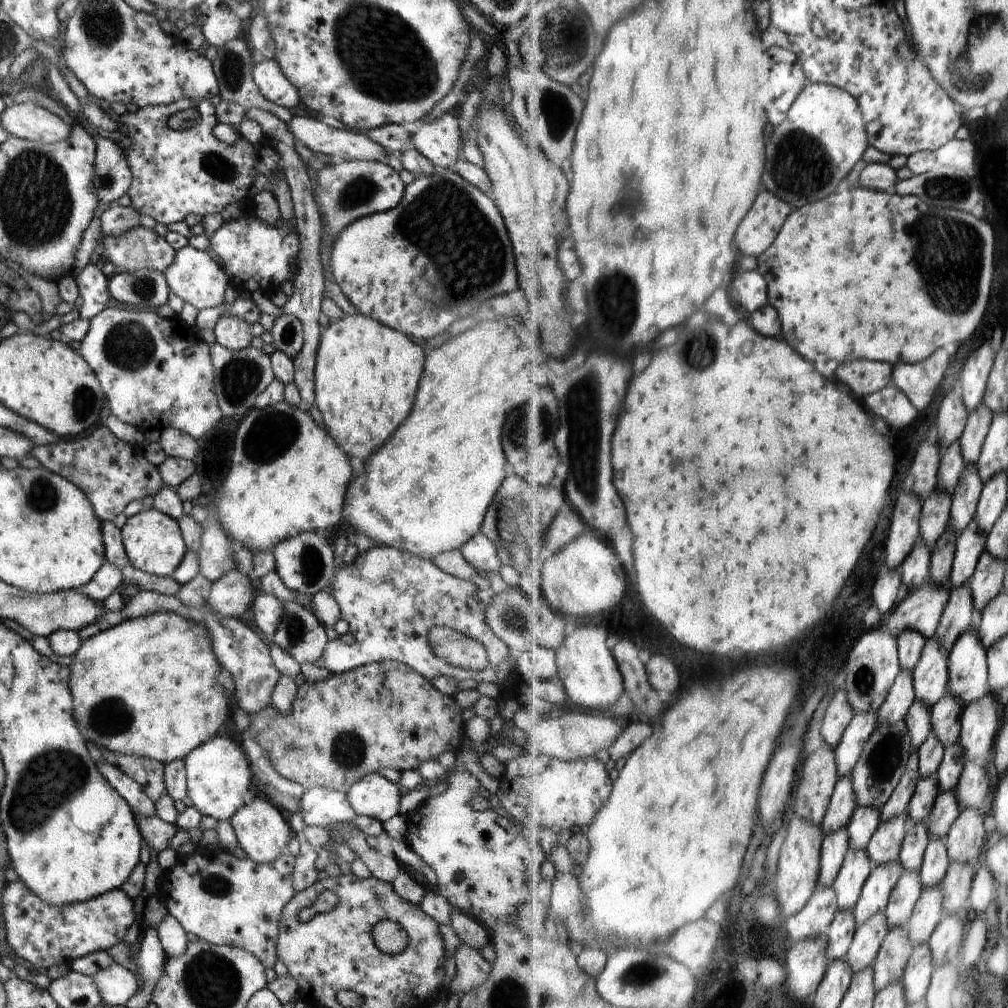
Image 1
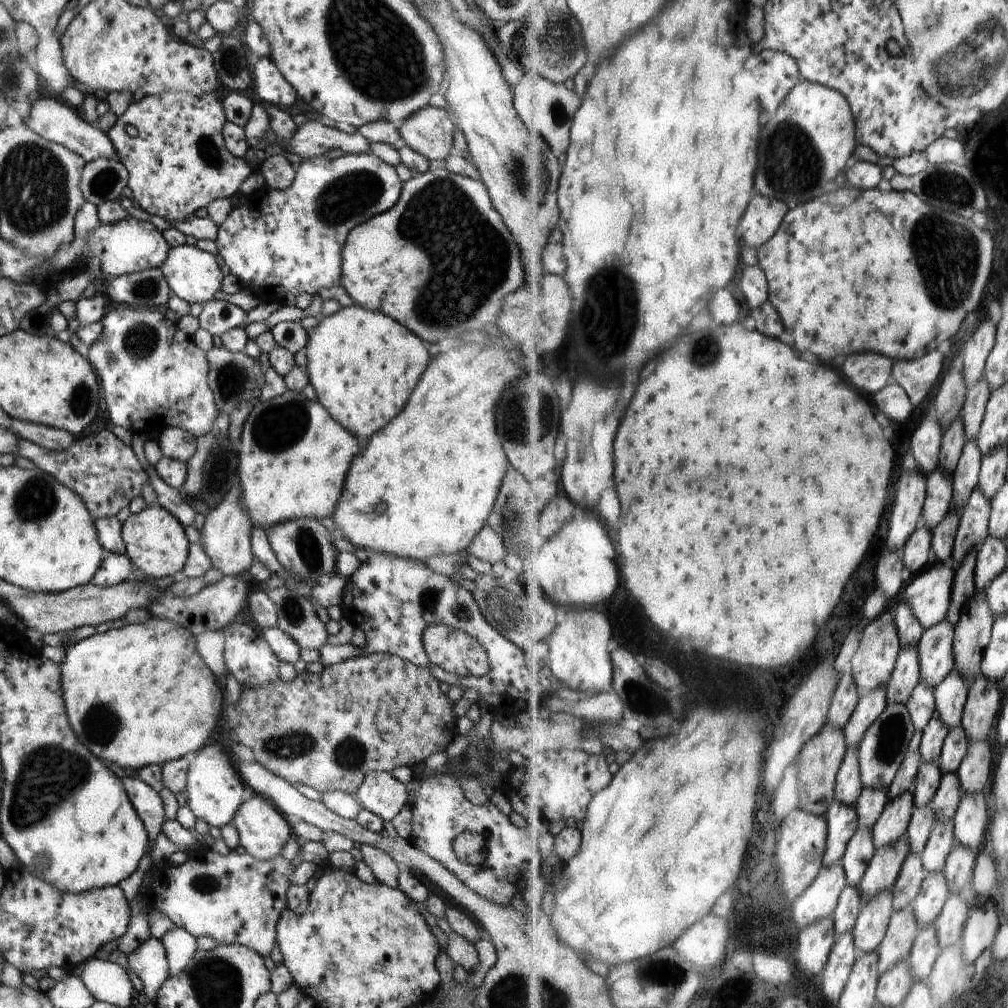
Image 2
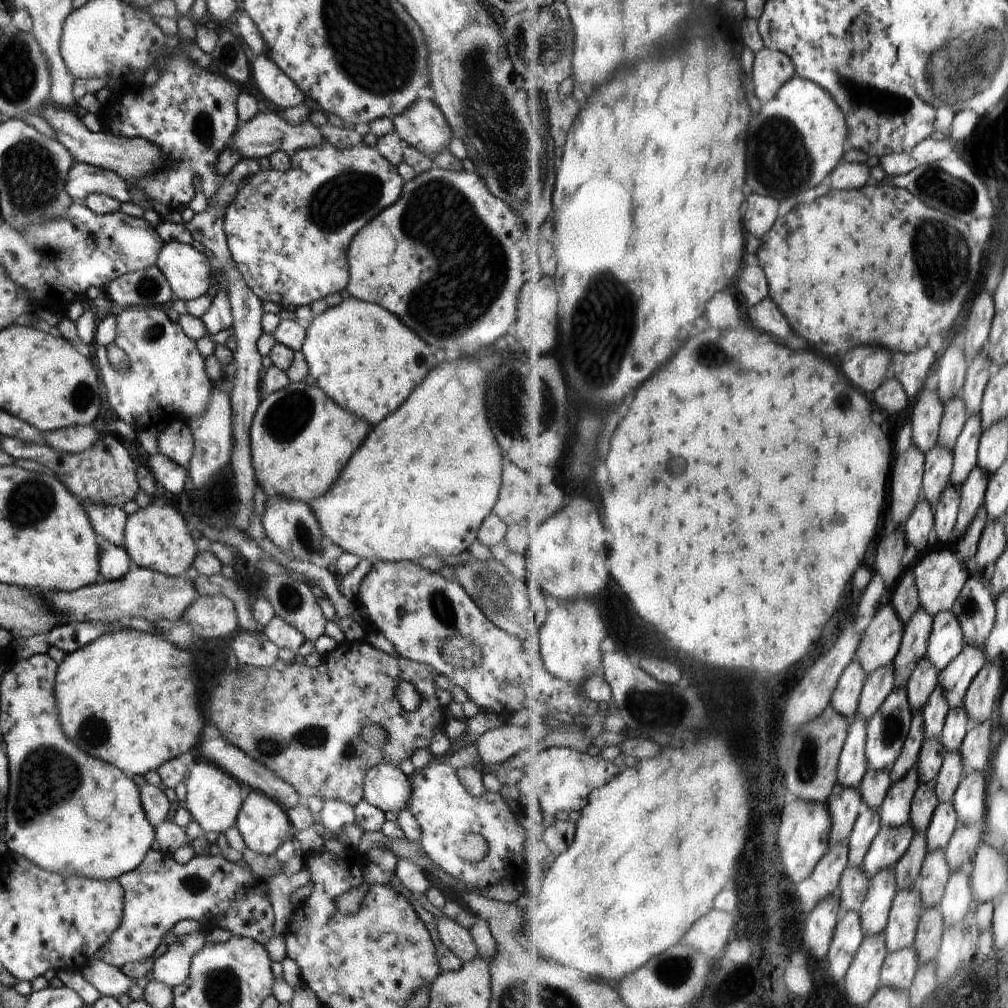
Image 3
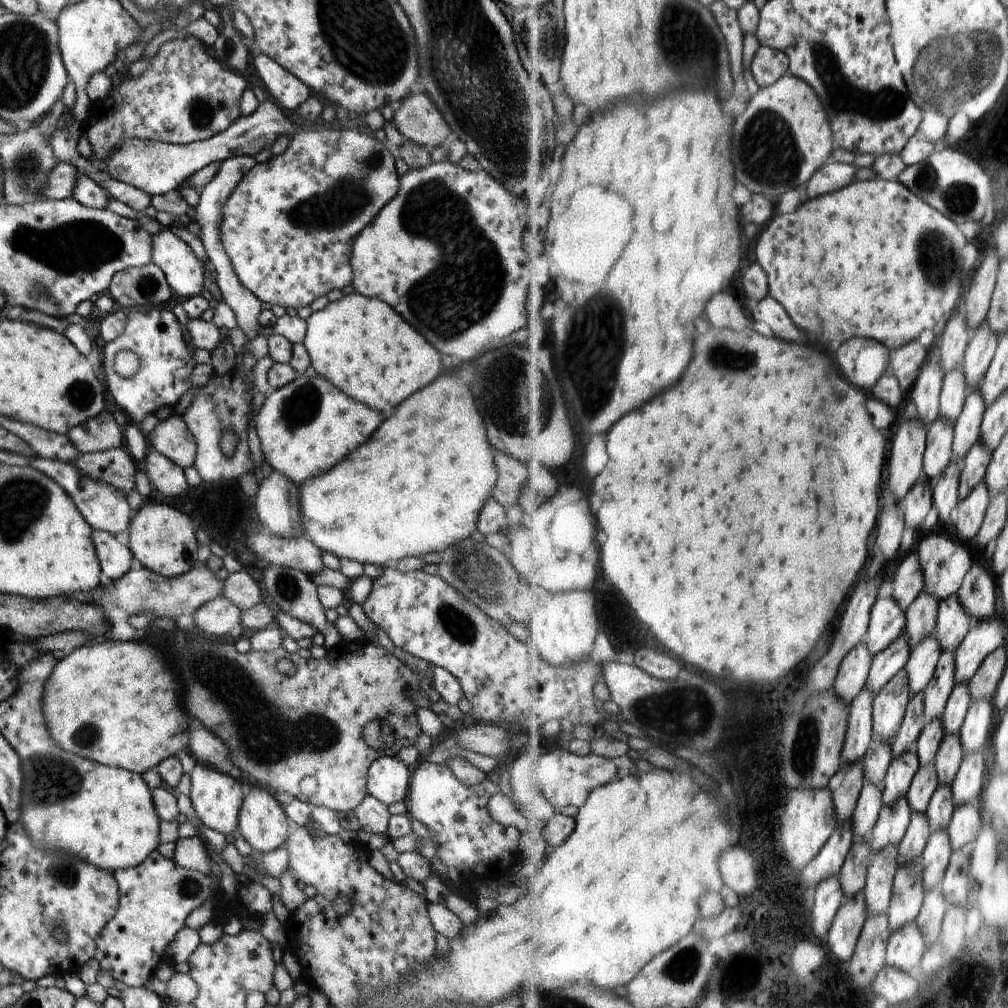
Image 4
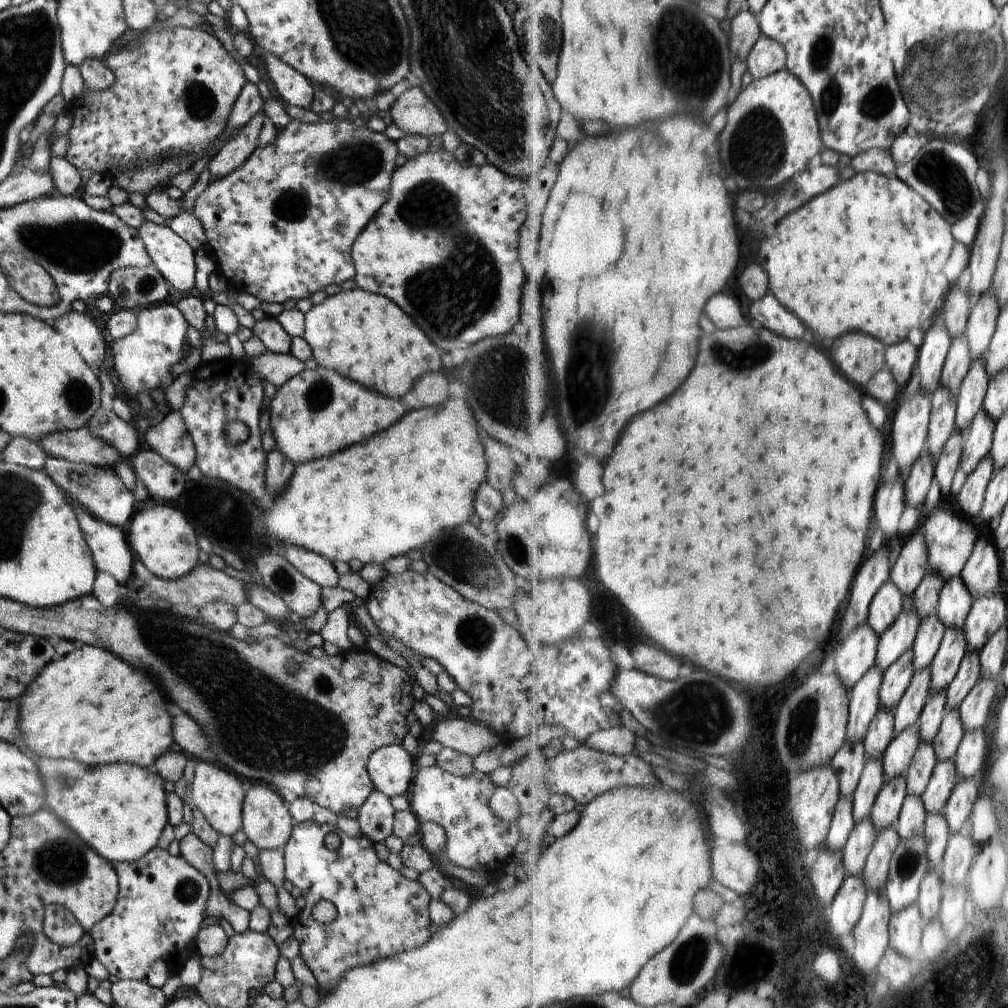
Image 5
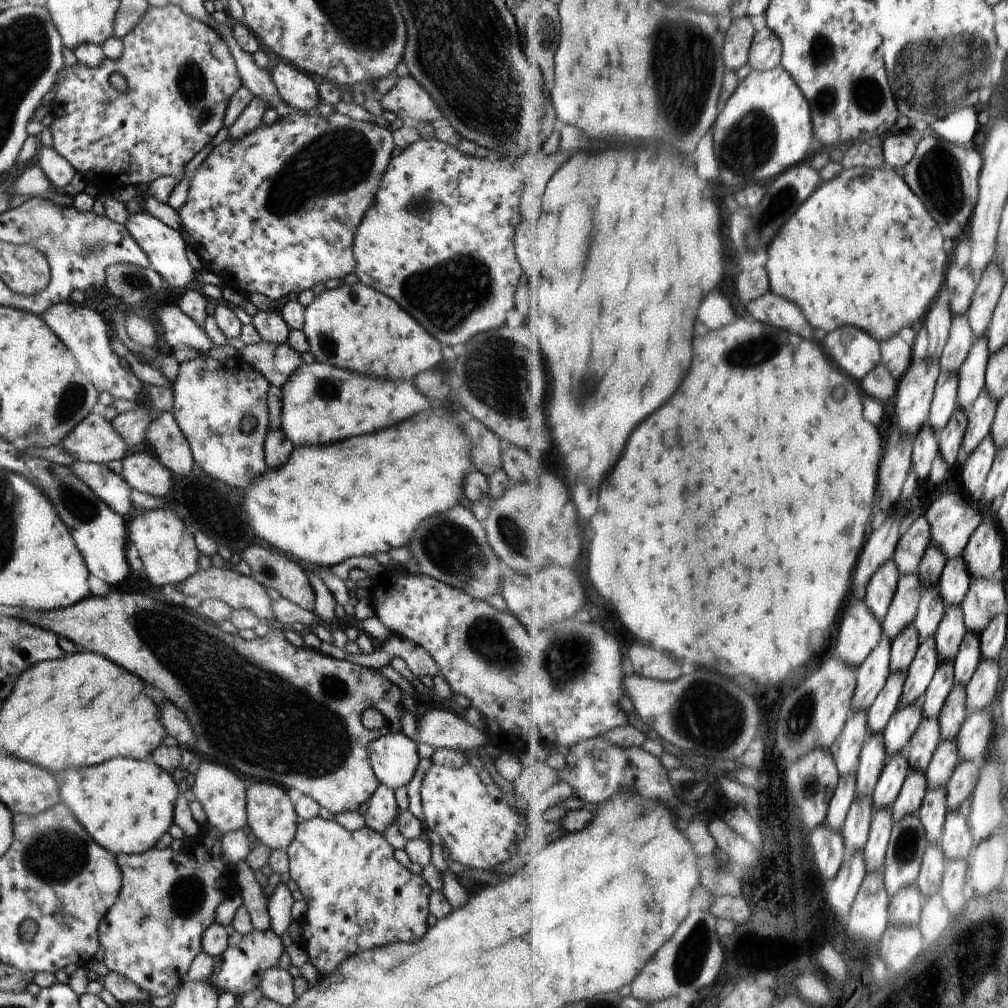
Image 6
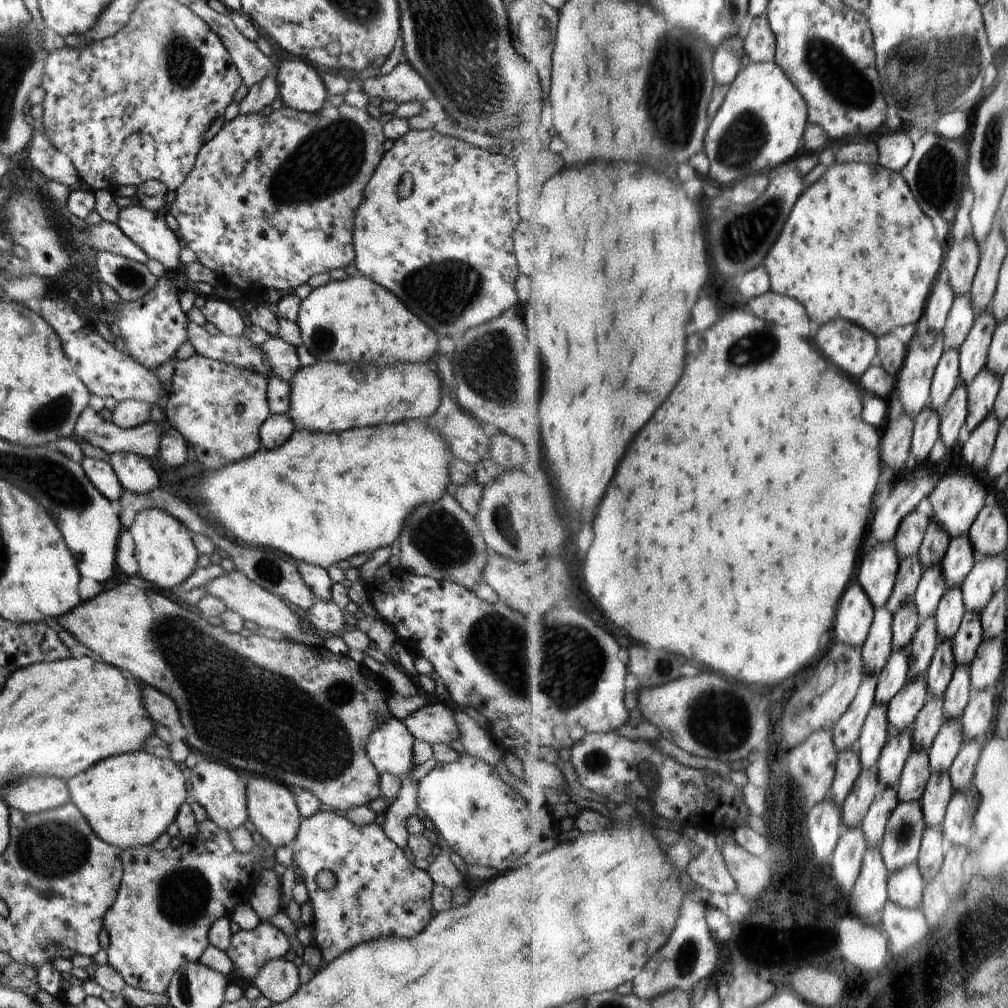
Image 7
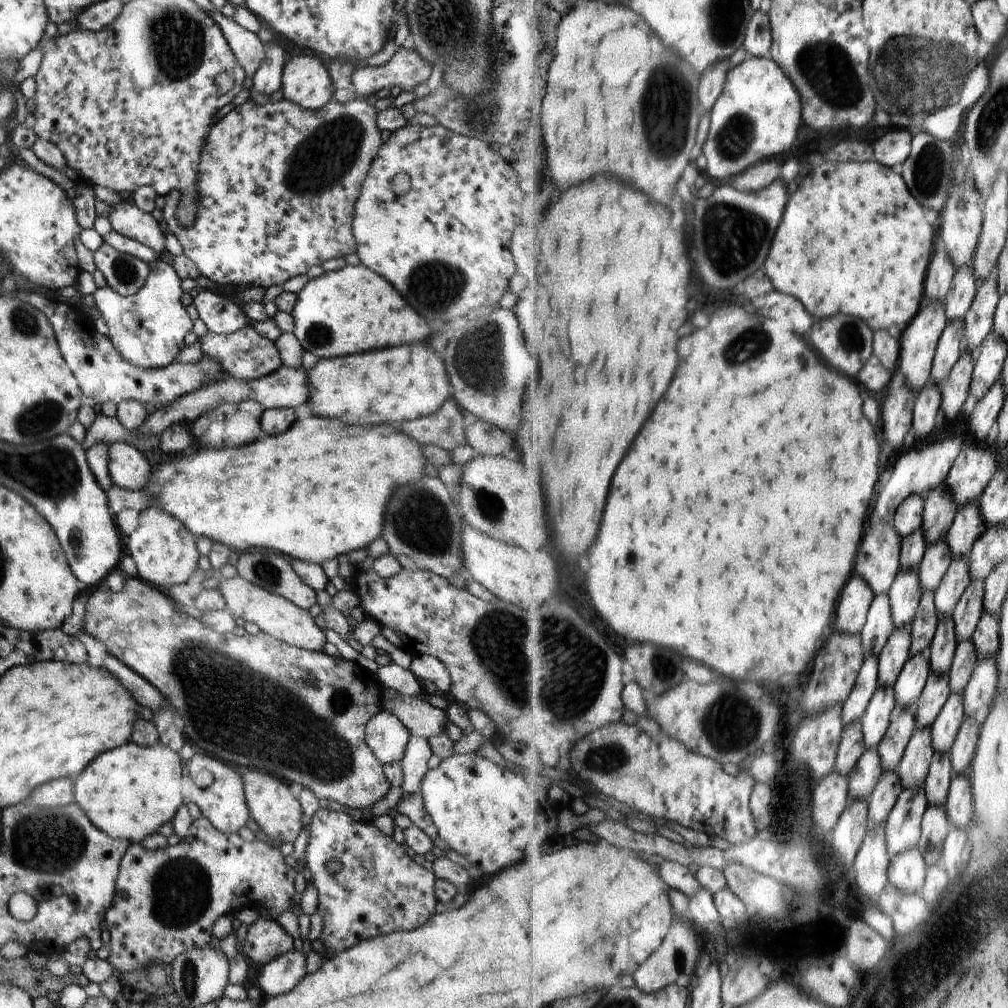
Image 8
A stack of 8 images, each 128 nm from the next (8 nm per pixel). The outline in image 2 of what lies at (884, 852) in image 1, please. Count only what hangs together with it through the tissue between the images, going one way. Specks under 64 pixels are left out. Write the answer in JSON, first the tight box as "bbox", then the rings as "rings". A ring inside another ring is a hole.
{"bbox":[873,791,916,850],"rings":[[[914,791],[906,793],[903,797],[891,799],[884,816],[873,828],[877,850],[892,846],[906,836],[916,807]]]}

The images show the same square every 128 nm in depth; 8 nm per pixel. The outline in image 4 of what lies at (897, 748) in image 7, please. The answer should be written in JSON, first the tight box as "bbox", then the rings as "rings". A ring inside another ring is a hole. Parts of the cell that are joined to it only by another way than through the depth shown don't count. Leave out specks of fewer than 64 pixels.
{"bbox":[870,797,913,852],"rings":[[[908,797],[901,798],[894,806],[885,805],[870,840],[876,852],[890,845],[901,845],[913,821],[913,810]]]}

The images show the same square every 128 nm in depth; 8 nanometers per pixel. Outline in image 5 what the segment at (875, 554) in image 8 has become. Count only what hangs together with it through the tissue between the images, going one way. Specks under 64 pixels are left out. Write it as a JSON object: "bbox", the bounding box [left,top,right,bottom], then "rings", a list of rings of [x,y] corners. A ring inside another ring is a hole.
{"bbox":[869,579,905,636],"rings":[[[890,579],[876,595],[871,606],[869,623],[881,636],[897,623],[904,612],[905,596],[900,587]]]}

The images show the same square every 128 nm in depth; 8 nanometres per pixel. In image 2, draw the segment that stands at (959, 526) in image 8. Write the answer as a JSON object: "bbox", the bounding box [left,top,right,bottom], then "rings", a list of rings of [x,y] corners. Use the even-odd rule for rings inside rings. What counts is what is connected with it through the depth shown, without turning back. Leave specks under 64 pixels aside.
{"bbox":[920,620,956,688],"rings":[[[948,620],[925,632],[920,641],[921,678],[938,688],[956,669],[956,627]]]}

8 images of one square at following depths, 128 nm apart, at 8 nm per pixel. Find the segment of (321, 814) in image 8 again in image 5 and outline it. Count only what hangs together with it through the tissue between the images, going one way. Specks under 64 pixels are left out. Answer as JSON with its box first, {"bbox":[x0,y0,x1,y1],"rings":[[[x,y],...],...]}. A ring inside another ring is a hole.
{"bbox":[282,820,431,993],"rings":[[[308,820],[304,822],[298,822],[294,824],[290,838],[285,846],[282,848],[284,852],[285,862],[285,878],[290,880],[294,886],[298,886],[301,890],[301,894],[306,899],[306,905],[299,911],[293,920],[293,937],[298,940],[300,944],[300,956],[304,959],[306,966],[312,971],[314,978],[317,980],[317,987],[321,993],[334,992],[336,986],[338,986],[339,980],[344,976],[347,970],[361,967],[362,965],[369,965],[375,961],[379,961],[382,958],[391,957],[393,954],[409,951],[412,949],[419,949],[422,945],[425,945],[431,938],[430,924],[431,918],[429,915],[429,902],[431,901],[430,895],[426,892],[426,889],[419,883],[419,881],[411,881],[406,879],[400,871],[390,867],[388,863],[381,862],[374,849],[374,843],[368,840],[366,836],[360,835],[358,838],[352,838],[347,834],[344,834],[337,826],[332,825],[319,825],[314,820]],[[327,834],[336,834],[340,838],[340,845],[336,850],[329,850],[324,843],[324,838]],[[319,900],[330,900],[337,910],[337,918],[328,925],[324,925],[319,921],[316,921],[312,917],[312,908]]]}

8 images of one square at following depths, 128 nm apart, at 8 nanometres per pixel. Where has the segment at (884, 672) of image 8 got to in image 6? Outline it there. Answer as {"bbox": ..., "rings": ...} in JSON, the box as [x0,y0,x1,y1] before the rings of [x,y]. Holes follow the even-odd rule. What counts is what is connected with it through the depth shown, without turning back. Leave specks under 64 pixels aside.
{"bbox":[868,675,906,735],"rings":[[[891,675],[886,688],[868,712],[870,734],[882,735],[902,704],[906,675]]]}

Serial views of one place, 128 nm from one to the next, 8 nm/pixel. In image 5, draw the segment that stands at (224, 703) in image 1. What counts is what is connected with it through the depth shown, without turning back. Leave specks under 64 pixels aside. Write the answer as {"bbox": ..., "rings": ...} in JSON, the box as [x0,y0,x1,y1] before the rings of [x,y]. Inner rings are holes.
{"bbox":[19,645,173,769],"rings":[[[78,645],[77,649],[61,656],[60,660],[50,661],[35,677],[34,680],[28,685],[24,694],[21,697],[21,706],[19,708],[19,729],[21,730],[21,748],[28,754],[34,753],[39,757],[64,758],[64,760],[78,760],[78,762],[87,764],[91,767],[102,765],[109,765],[114,763],[128,763],[129,765],[136,765],[143,769],[154,768],[155,762],[164,753],[169,751],[173,737],[173,712],[164,708],[164,704],[158,704],[160,698],[160,690],[158,686],[150,680],[150,676],[146,676],[142,669],[134,670],[134,666],[128,666],[127,662],[121,660],[119,656],[112,654],[110,651],[104,650],[100,647],[93,647],[92,645]]]}

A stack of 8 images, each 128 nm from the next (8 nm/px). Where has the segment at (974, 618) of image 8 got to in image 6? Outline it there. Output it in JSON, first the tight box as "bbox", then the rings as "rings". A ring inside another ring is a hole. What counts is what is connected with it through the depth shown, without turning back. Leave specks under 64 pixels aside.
{"bbox":[955,631,985,686],"rings":[[[968,631],[966,640],[962,644],[960,654],[955,660],[956,680],[958,685],[969,686],[978,670],[983,663],[985,654],[983,651],[982,635],[974,631]]]}

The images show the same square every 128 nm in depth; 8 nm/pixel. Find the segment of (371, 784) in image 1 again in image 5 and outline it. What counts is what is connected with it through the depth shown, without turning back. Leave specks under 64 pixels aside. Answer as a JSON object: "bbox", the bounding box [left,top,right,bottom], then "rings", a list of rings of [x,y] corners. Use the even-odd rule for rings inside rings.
{"bbox":[367,745,416,798],"rings":[[[401,745],[380,747],[367,763],[373,787],[388,798],[409,794],[416,769],[416,756],[410,756]]]}

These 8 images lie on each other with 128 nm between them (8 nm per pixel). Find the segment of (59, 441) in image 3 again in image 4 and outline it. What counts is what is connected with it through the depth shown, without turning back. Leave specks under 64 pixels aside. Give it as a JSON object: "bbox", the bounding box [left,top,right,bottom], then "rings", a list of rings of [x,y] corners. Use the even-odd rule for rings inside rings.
{"bbox":[65,409,125,453],"rings":[[[105,409],[86,422],[70,428],[65,434],[79,453],[95,453],[125,447],[124,428],[121,428]]]}

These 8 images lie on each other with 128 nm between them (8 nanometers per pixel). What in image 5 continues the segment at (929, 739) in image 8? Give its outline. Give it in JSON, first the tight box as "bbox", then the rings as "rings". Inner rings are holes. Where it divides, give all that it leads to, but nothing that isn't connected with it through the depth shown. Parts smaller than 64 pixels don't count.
{"bbox":[897,794,928,840],"rings":[[[909,794],[897,826],[901,838],[908,840],[922,837],[925,833],[928,815],[923,798]]]}

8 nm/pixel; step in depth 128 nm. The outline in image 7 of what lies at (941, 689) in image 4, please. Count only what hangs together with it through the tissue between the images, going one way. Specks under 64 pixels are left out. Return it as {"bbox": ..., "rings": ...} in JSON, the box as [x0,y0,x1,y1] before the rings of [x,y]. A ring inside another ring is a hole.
{"bbox":[936,587,967,642],"rings":[[[950,587],[944,595],[936,614],[938,642],[954,640],[967,613],[965,594],[962,587]]]}

